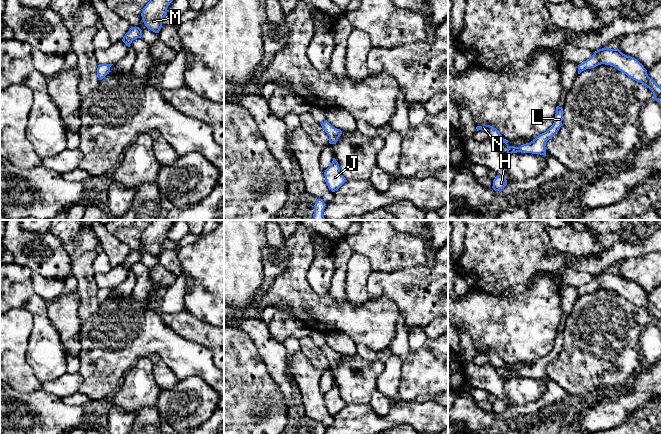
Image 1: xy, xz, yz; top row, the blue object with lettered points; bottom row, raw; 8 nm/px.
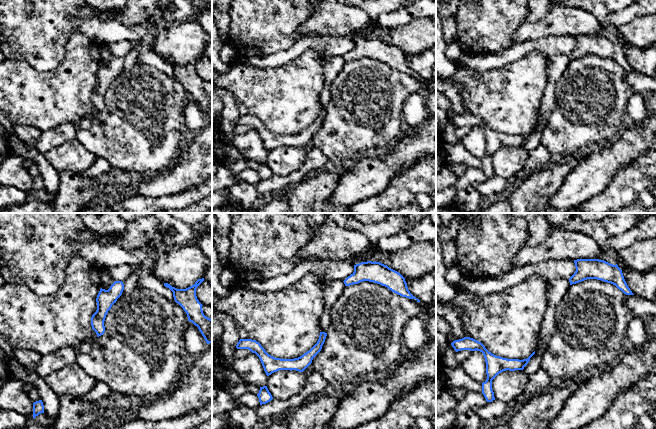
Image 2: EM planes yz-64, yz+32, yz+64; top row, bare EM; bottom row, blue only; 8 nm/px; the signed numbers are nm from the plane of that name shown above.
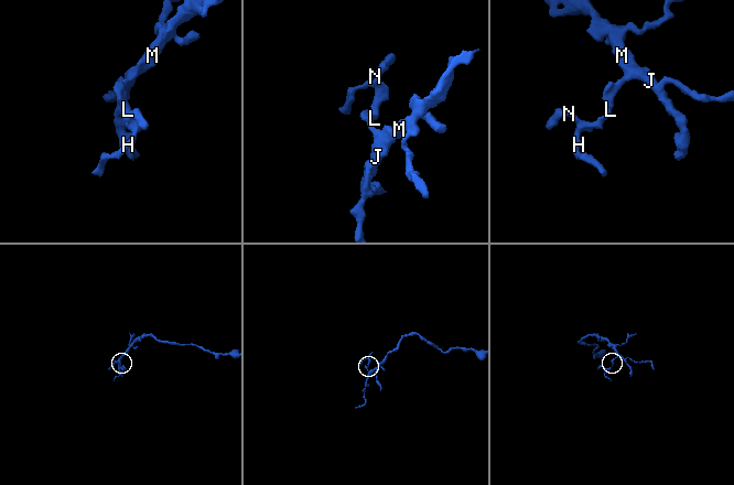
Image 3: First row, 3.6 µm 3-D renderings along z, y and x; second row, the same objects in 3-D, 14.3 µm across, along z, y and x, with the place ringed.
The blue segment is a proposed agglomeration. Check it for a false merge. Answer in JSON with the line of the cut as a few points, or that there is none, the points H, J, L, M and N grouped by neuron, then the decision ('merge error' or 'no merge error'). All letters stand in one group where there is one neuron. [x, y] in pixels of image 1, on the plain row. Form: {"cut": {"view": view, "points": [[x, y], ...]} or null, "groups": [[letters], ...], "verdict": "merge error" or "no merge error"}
{"cut": null, "groups": [["H", "J", "L", "M", "N"]], "verdict": "no merge error"}

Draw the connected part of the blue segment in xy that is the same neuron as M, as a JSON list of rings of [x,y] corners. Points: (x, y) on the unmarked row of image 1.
[[[153,220],[143,232],[141,240],[147,252],[159,257],[162,244],[167,239],[167,232],[177,220]]]

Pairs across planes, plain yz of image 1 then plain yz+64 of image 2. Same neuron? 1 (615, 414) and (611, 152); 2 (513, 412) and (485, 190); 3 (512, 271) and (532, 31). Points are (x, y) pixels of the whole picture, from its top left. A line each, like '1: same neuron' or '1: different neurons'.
1: same neuron
2: same neuron
3: different neurons

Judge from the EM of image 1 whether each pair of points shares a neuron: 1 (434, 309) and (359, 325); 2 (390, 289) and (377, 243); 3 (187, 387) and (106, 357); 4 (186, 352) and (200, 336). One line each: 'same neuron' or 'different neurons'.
1: same neuron
2: different neurons
3: different neurons
4: different neurons

